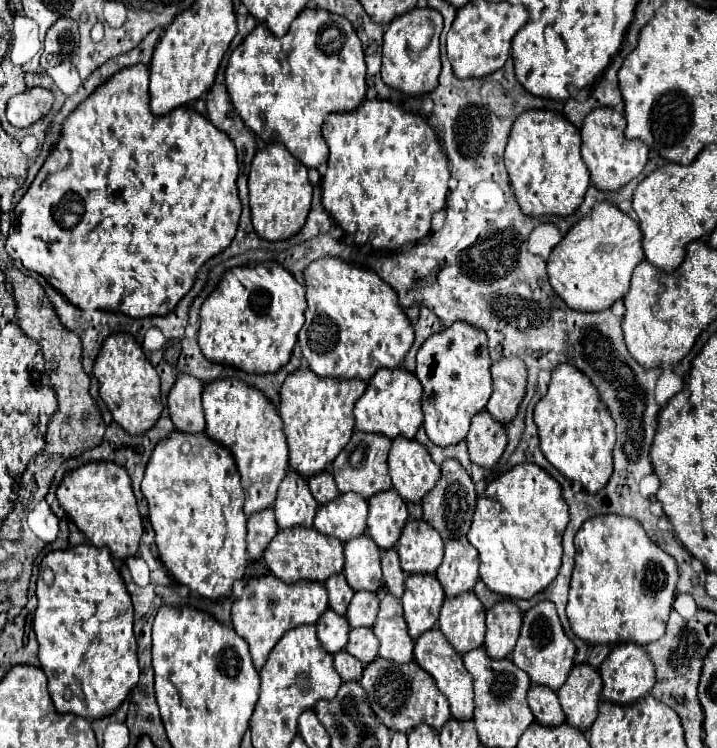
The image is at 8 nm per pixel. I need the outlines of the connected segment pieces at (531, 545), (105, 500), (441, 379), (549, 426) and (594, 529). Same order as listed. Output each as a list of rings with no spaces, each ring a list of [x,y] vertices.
[[[521,464],[513,470],[495,478],[485,492],[477,498],[475,516],[471,522],[471,530],[467,534],[469,542],[479,552],[479,576],[491,592],[509,596],[509,598],[533,598],[541,590],[545,590],[555,576],[559,574],[561,566],[561,538],[565,526],[569,524],[569,508],[563,500],[561,486],[553,480],[543,468],[533,464]]]
[[[87,462],[63,476],[57,486],[57,500],[77,524],[77,528],[93,542],[93,546],[109,548],[117,560],[125,560],[137,554],[143,524],[127,470],[115,462]]]
[[[455,322],[439,330],[417,352],[415,374],[423,384],[423,426],[429,440],[437,446],[461,442],[469,432],[471,418],[487,406],[493,390],[487,334],[469,322]]]
[[[561,364],[551,372],[547,394],[535,404],[533,418],[545,458],[569,480],[581,482],[587,492],[599,492],[613,474],[615,422],[601,402],[597,388],[581,370]]]
[[[597,516],[585,522],[575,536],[575,568],[569,590],[567,616],[573,632],[593,644],[619,644],[635,642],[647,646],[665,632],[669,610],[675,598],[677,564],[655,542],[649,540],[643,526],[629,516]]]

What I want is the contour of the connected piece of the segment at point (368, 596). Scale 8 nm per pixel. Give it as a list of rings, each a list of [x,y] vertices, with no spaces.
[[[365,590],[355,592],[353,602],[349,604],[349,610],[347,610],[347,620],[351,628],[373,626],[377,610],[379,610],[379,598],[373,592],[365,592]]]

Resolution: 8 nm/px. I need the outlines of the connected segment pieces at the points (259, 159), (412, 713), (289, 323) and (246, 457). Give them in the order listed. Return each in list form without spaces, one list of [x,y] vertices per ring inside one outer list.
[[[275,142],[253,156],[249,170],[249,202],[255,232],[265,240],[285,240],[301,230],[311,208],[313,186],[307,178],[307,168],[295,160],[289,150]]]
[[[379,656],[363,668],[361,686],[365,688],[367,700],[379,722],[385,724],[389,730],[411,732],[411,728],[419,722],[425,722],[431,728],[439,730],[451,718],[447,698],[437,690],[433,678],[421,666],[417,666],[417,662],[397,664]]]
[[[263,262],[257,266],[235,266],[229,268],[217,288],[201,306],[201,326],[199,326],[199,348],[211,362],[229,364],[245,372],[277,372],[291,358],[291,352],[297,344],[297,332],[303,326],[305,314],[305,288],[299,284],[293,274],[289,274],[277,262]]]
[[[225,378],[205,384],[203,408],[207,420],[205,434],[227,446],[235,458],[245,492],[245,514],[251,516],[273,506],[277,488],[287,474],[287,442],[275,406],[261,390],[239,378]]]

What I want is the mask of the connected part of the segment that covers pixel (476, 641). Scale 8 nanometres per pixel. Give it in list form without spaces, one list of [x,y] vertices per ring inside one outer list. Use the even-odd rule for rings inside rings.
[[[473,592],[445,598],[439,628],[459,654],[479,648],[485,638],[485,608],[481,600]]]

